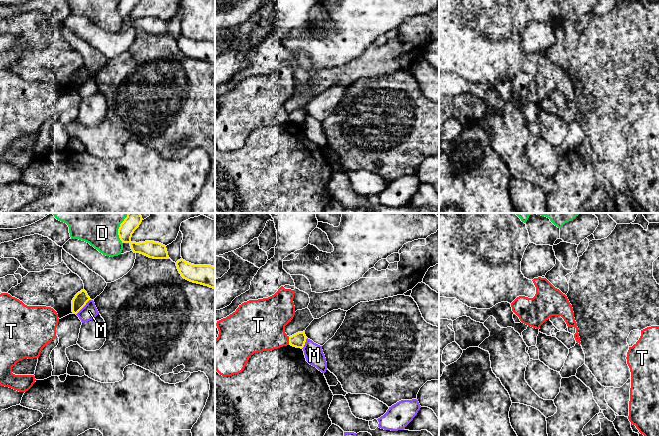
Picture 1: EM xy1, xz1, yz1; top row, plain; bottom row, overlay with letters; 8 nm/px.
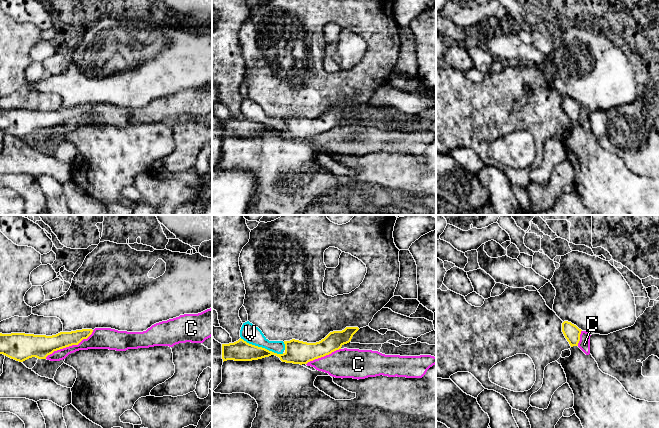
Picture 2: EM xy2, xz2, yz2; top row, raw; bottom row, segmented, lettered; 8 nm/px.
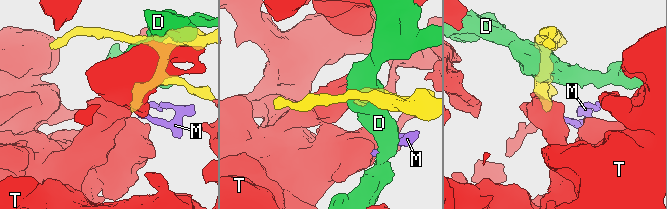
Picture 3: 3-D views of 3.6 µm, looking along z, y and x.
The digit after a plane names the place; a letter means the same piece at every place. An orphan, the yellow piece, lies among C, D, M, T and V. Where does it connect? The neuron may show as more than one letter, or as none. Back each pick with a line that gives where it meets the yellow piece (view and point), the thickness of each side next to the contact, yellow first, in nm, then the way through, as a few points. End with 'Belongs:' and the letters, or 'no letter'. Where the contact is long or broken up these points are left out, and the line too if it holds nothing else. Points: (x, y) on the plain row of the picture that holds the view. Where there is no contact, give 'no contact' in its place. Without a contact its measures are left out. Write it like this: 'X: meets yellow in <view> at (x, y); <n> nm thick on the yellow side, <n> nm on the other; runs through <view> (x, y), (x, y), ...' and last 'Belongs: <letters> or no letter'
T: meets yellow in xz1 at (289, 117); 120 nm thick on the yellow side, 360 nm on the other
Belongs: T

